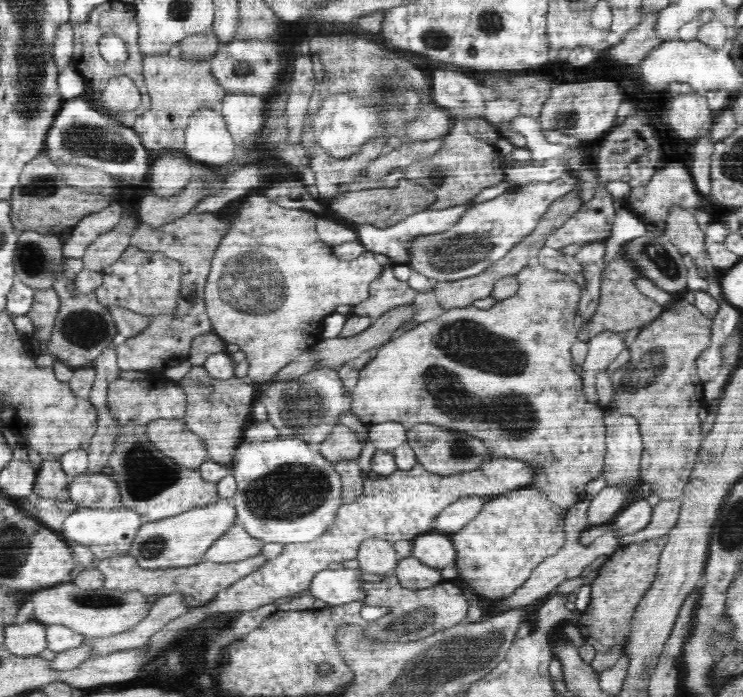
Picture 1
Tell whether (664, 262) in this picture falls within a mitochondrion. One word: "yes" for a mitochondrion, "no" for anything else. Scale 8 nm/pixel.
yes

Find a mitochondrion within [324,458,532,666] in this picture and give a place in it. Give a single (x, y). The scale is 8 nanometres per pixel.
(417, 621)

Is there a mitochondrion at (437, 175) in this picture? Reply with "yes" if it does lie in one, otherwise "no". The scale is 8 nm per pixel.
yes

